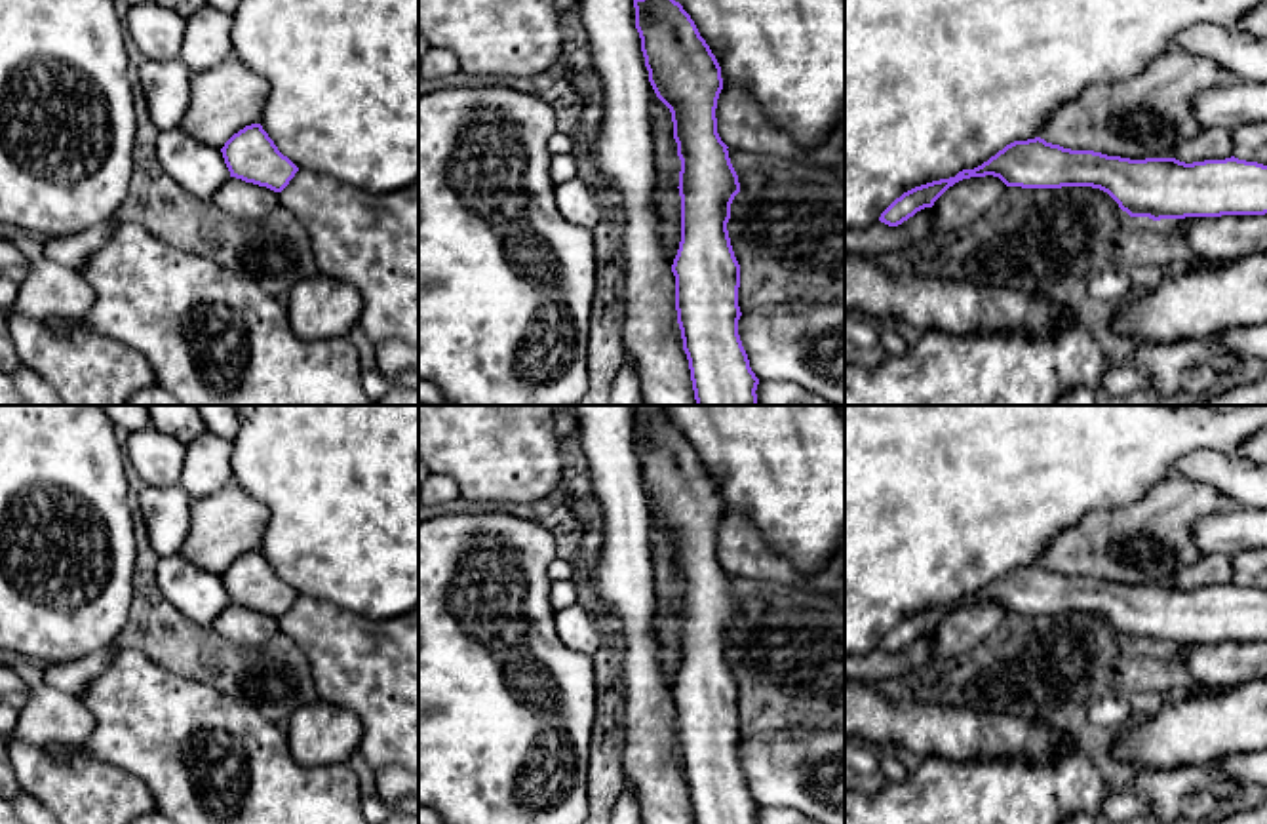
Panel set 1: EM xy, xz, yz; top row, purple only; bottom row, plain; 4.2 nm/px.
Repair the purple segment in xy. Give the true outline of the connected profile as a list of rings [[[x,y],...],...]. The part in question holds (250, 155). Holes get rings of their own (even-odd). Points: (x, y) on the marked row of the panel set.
[[[261,124],[234,133],[221,148],[230,177],[282,192],[299,167],[283,156]]]

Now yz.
[[[1041,137],[1014,141],[974,169],[915,186],[879,217],[898,226],[955,183],[999,177],[1006,186],[1092,186],[1107,192],[1130,217],[1185,219],[1267,213],[1267,166],[1238,160],[1185,164],[1176,158],[1130,160],[1094,150],[1071,150]]]

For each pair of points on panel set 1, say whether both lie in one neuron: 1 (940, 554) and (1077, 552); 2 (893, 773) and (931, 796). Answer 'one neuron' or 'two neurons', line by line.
1: two neurons
2: two neurons

